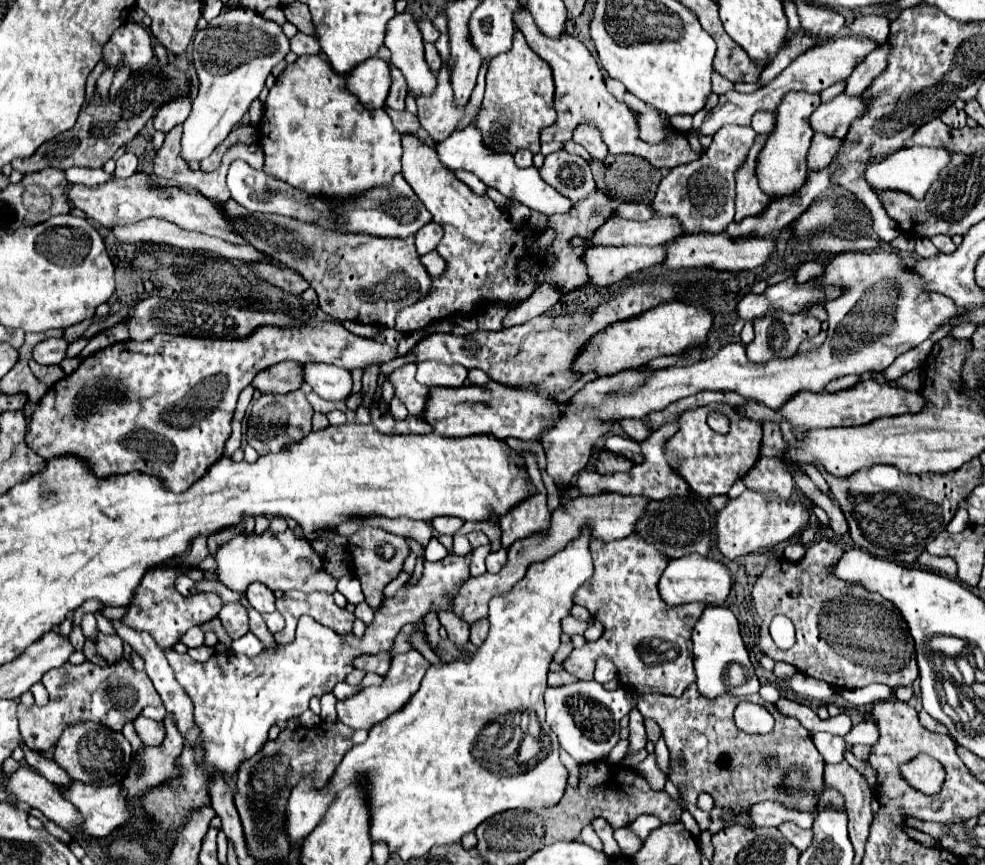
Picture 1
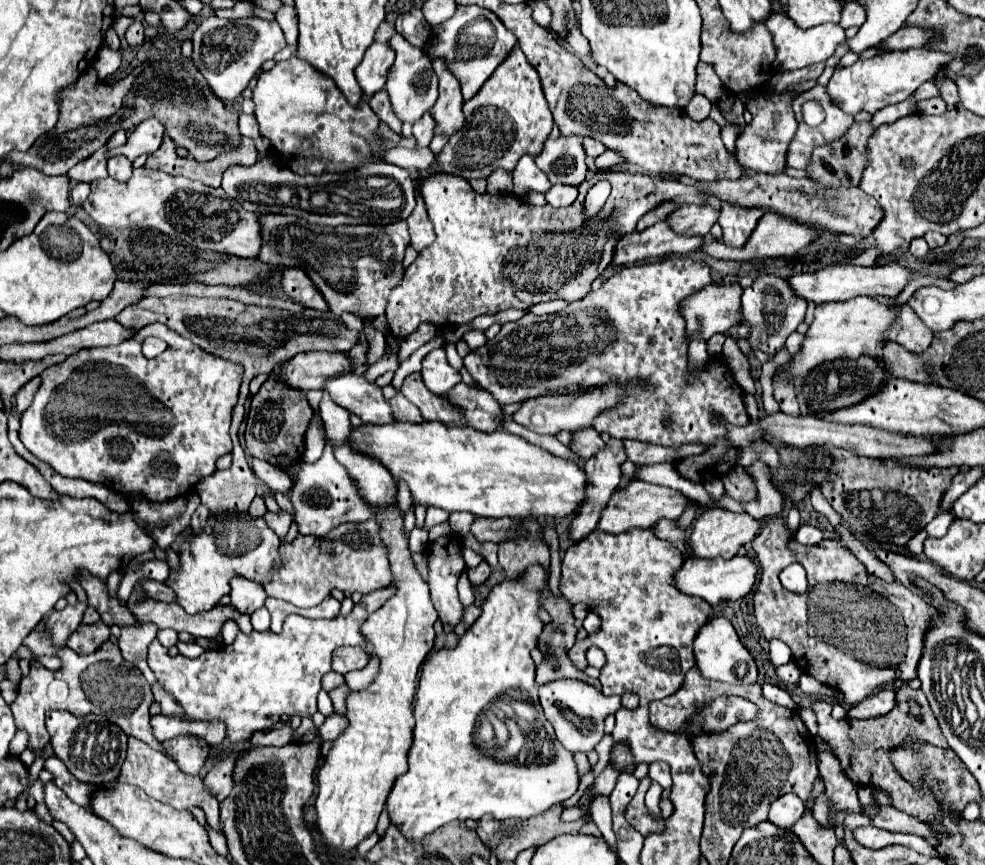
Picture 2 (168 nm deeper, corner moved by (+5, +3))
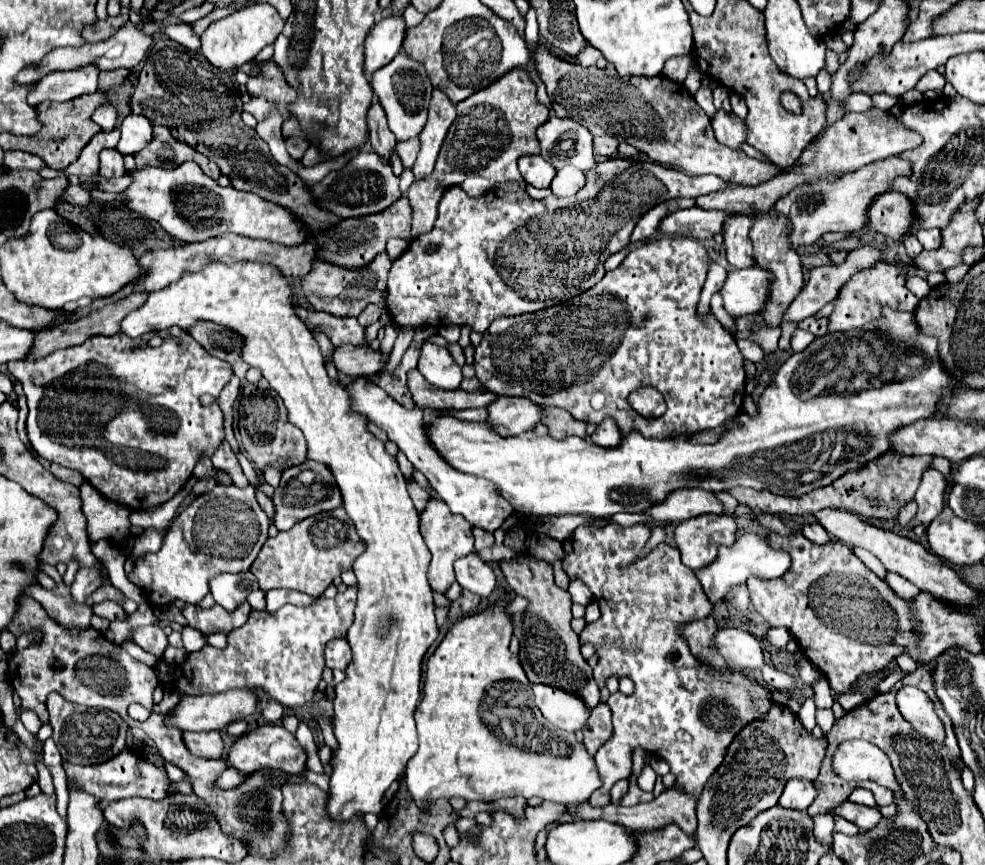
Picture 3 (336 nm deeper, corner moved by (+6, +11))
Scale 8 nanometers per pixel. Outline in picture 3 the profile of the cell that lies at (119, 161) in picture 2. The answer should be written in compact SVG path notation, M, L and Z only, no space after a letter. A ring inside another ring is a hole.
M106 150L106 152L100 152L100 176L104 178L118 178L122 176L126 170L124 170L124 158L118 150Z

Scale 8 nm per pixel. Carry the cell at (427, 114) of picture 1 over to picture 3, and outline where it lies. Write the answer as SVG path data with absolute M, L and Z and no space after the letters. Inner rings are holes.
M418 138L396 144L396 154L398 154L398 158L400 158L400 162L402 162L404 170L406 170L406 168L412 168L412 164L414 164L414 160L416 160L418 150L420 150L420 142L418 142Z

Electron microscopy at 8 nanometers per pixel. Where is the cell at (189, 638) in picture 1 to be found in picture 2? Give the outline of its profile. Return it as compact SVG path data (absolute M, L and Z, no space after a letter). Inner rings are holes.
M159 630L159 632L157 632L157 638L159 638L159 642L161 642L165 648L171 648L171 646L175 646L175 644L179 642L179 636L177 636L175 630Z

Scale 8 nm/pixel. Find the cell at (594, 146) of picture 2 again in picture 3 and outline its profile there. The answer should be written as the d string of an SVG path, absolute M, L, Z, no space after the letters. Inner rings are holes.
M610 136L594 138L594 152L604 158L614 158L618 154L618 140L614 140Z

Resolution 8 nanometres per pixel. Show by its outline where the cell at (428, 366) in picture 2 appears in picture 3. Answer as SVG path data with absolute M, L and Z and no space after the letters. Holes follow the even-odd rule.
M426 342L422 346L418 370L430 384L442 390L456 390L462 382L460 366L454 362L450 352L432 342Z

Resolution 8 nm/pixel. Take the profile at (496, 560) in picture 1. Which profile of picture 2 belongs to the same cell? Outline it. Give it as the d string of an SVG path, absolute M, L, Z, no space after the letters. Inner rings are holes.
M481 562L477 568L469 568L469 580L471 580L473 584L485 582L485 580L489 578L489 574L491 574L491 568L489 568L487 562Z

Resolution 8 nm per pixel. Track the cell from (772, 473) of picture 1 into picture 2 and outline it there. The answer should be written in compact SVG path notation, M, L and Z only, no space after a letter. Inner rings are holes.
M755 462L749 466L749 472L757 486L757 498L749 502L741 502L745 512L751 512L753 518L765 520L763 530L753 540L753 550L761 564L761 578L757 582L757 590L753 594L755 618L757 626L761 628L767 640L779 638L783 640L791 652L795 664L805 672L811 674L821 684L827 684L845 694L847 704L857 704L871 696L879 686L903 680L909 682L917 676L917 664L923 652L923 634L927 630L929 620L933 618L933 608L909 588L899 582L883 582L881 578L873 578L865 570L865 566L839 542L839 540L821 540L821 544L801 546L797 540L791 538L785 522L781 518L783 510L783 496L773 484L773 476L769 474L769 466L765 462ZM789 564L801 564L807 570L809 588L805 594L793 594L785 590L779 582L779 574Z

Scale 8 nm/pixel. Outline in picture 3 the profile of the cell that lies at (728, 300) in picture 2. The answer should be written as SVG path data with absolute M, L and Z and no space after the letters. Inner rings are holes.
M752 266L746 270L732 270L724 282L720 294L724 298L724 308L730 316L756 314L766 304L766 292L770 284L770 272Z

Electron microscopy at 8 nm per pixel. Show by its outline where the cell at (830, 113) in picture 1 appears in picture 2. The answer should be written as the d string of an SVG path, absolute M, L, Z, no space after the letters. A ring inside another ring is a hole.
M911 48L907 52L893 52L887 56L881 54L869 60L857 60L853 66L835 70L833 78L827 84L827 94L837 108L845 110L851 116L861 110L875 114L889 104L907 100L923 82L931 80L935 72L939 72L939 68L947 64L947 60L951 60L951 56L947 56L945 52L931 52L927 48Z

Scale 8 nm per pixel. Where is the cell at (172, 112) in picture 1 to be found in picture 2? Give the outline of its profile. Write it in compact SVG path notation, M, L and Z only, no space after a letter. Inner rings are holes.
M145 120L141 122L135 132L129 136L127 144L117 148L117 150L108 150L107 158L118 154L127 156L129 160L135 160L141 154L151 154L161 146L161 140L165 136L165 124L161 120Z

